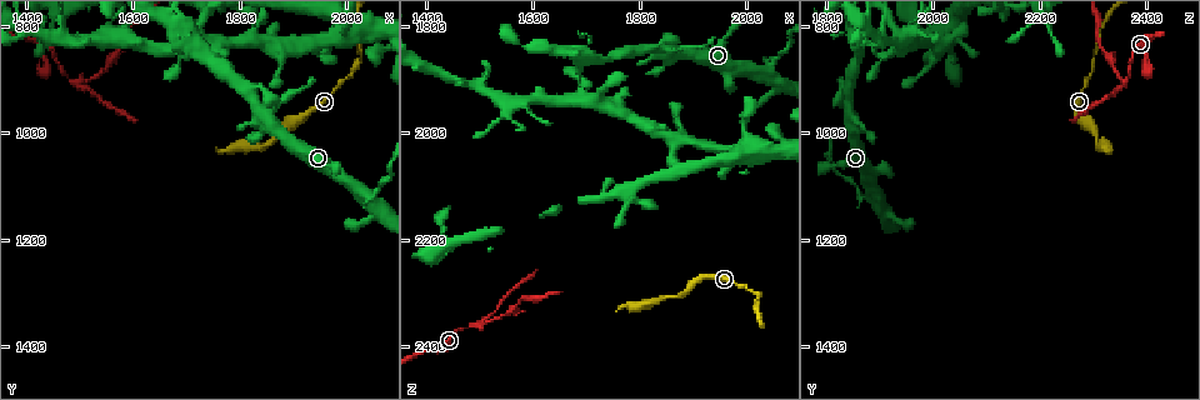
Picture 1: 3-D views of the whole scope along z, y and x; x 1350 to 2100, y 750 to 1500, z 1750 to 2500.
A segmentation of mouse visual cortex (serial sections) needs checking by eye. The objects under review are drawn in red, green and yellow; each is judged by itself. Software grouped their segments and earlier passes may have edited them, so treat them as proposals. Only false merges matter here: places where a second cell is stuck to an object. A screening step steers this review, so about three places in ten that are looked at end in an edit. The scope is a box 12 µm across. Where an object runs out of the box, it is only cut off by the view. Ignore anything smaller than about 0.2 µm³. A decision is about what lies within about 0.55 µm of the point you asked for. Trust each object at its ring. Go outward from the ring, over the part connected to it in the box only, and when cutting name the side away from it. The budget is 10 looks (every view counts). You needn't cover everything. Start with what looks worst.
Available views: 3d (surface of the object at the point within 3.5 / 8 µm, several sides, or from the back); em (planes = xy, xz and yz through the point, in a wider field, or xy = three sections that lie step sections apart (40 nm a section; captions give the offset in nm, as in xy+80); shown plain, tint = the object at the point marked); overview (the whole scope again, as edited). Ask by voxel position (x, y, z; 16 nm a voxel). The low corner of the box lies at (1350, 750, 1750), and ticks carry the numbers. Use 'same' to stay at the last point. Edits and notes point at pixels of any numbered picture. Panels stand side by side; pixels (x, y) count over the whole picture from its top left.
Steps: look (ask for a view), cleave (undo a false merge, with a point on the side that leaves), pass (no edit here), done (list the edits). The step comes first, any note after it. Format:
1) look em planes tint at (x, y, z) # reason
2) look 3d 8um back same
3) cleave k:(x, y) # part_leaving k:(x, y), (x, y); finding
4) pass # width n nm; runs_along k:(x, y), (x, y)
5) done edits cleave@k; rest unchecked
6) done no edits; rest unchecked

look 3d 3.5um at (1700, 825, 1860) # side arm on a straight run

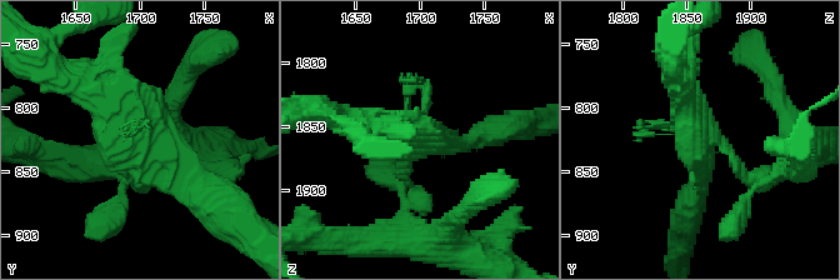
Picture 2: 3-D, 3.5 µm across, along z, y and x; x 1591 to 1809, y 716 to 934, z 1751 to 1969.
look em xy step 5 tint at (1696, 822, 1860) # shape alone is not enough

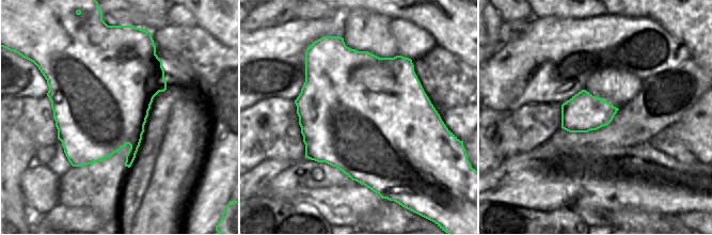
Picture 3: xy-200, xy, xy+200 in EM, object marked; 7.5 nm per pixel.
pass # runs_along 2:(480, 135), (411, 144), (404, 180), (415, 199); one cell here

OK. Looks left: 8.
look 3d 3.5um at (1985, 825, 2030) # abrupt turn

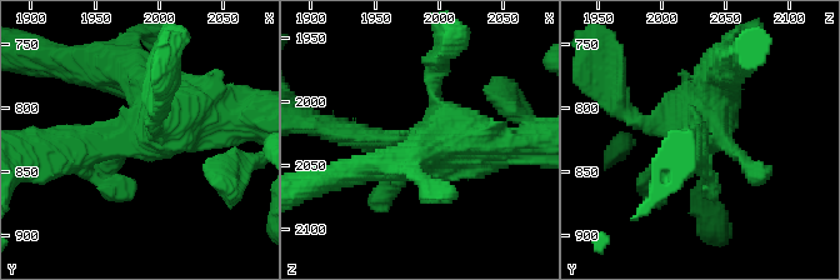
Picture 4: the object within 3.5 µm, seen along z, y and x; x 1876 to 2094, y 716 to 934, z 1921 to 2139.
look em xy step 5 tint at (1984, 820, 2032) # shape alone is not enough

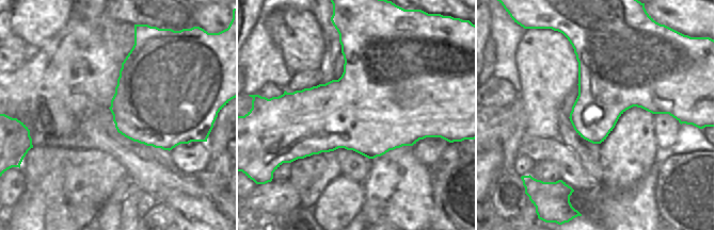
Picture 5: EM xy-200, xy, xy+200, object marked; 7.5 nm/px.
pass # all the same cell

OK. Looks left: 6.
look 3d 3.5um at (1490, 905, 2360) # a narrow waist

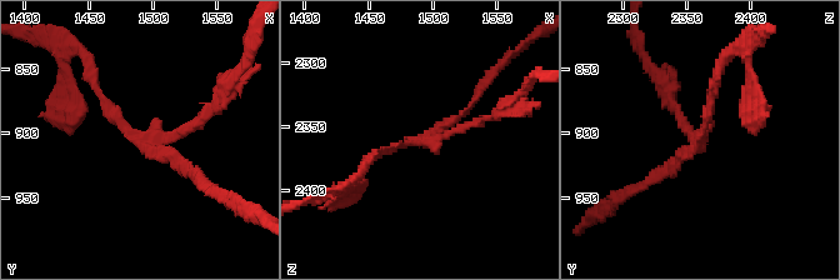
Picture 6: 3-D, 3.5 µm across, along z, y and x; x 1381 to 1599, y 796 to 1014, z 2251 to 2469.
look em xy step 3 tint at (1486, 900, 2362) # now the EM

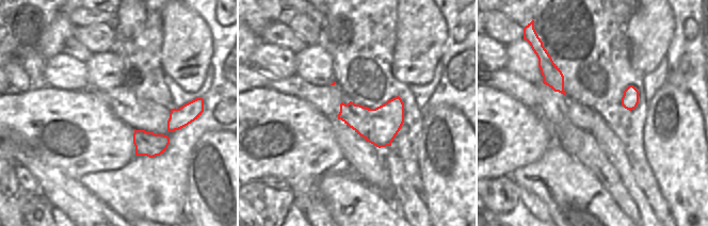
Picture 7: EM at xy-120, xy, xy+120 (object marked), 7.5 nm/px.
cleave 6:(204, 116) # width 280 nm; part_leaving 6:(170, 135), (224, 96), (246, 54); a second cell is stuck on

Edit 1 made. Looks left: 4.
look overview

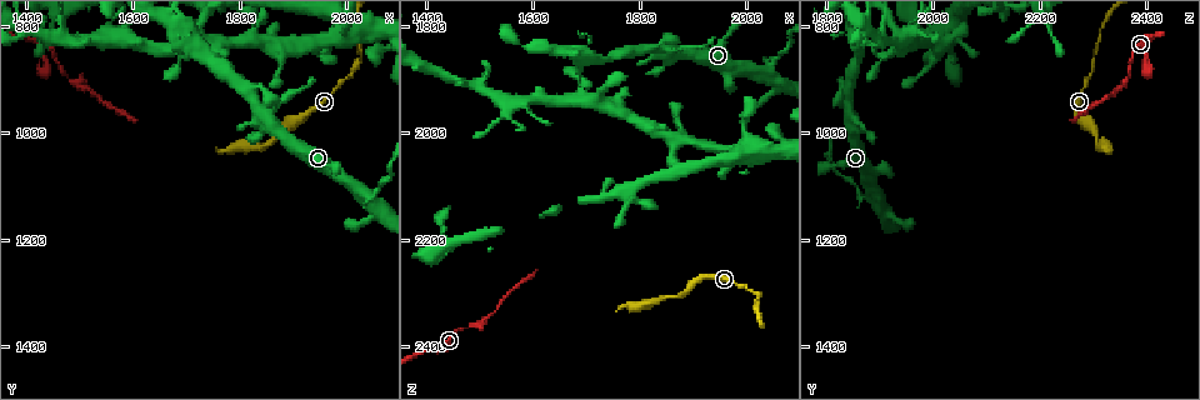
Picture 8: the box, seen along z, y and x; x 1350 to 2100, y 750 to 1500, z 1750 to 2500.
look 3d 3.5um at (1560, 825, 1940) # thin arm on a thick one

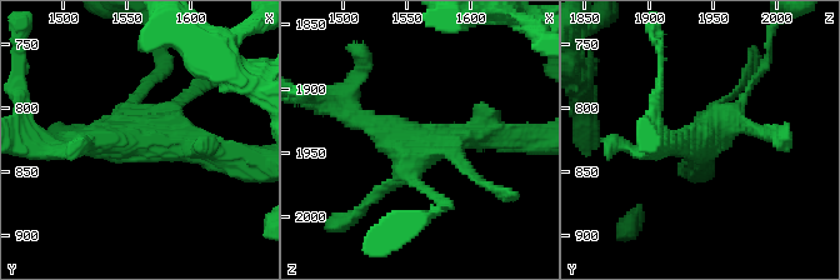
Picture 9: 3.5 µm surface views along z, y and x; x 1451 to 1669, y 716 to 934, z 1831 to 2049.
look em xy step 3 tint at (1558, 828, 1940) # shape alone is not enough

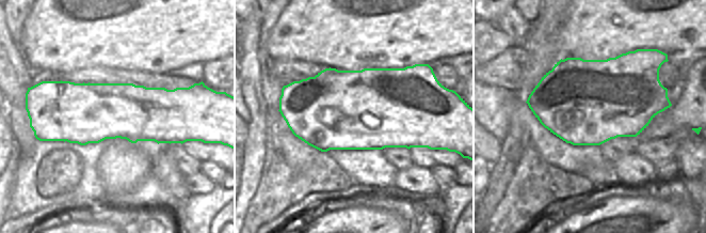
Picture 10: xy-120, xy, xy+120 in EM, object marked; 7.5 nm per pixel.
pass # width 600 nm; runs_along 9:(503, 138), (399, 141), (341, 109); all the same cell

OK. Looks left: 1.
done edits cleave@6; rest unchecked

